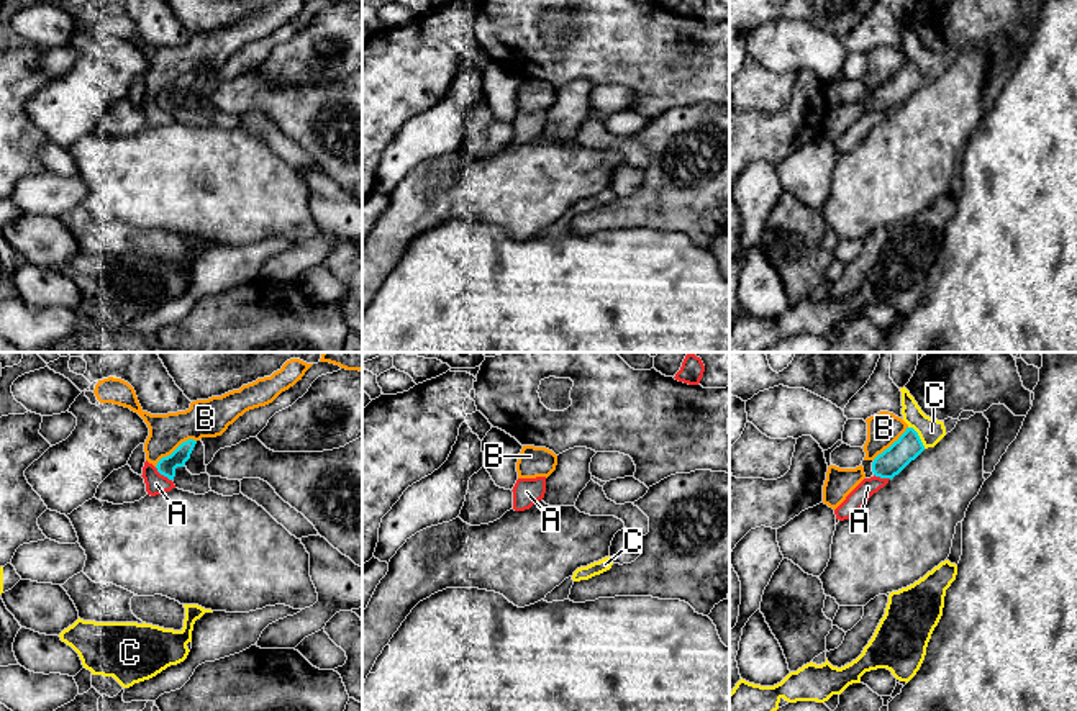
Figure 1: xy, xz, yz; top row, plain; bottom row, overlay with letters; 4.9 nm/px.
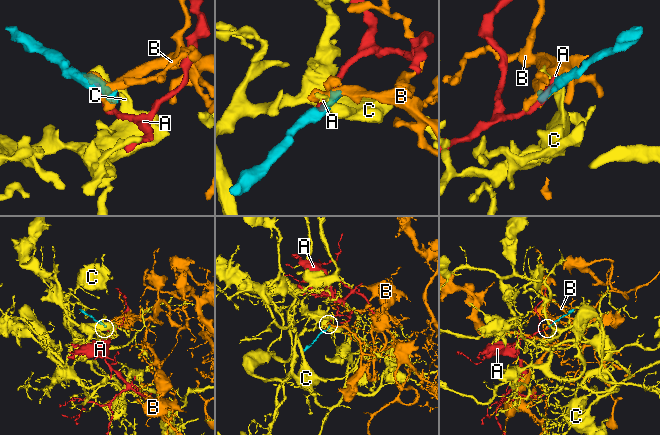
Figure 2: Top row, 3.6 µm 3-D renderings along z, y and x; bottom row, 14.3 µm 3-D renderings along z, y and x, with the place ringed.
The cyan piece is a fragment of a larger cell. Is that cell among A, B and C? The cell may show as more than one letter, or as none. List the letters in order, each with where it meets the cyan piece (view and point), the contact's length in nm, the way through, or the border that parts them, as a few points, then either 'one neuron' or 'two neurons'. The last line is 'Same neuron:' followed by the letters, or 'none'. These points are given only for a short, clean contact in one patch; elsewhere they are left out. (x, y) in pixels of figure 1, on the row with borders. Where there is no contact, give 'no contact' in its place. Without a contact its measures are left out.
A: meets cyan in xy at (163, 474); contact 110 nm long; two neurons
B: meets cyan in xy at (176, 449); contact 240 nm long; border along xy (195, 439), (186, 439), (154, 466); two neurons
C: meets cyan in yz at (918, 436); contact 140 nm long; border along yz (908, 426), (917, 433), (925, 448); two neurons
Same neuron: none

